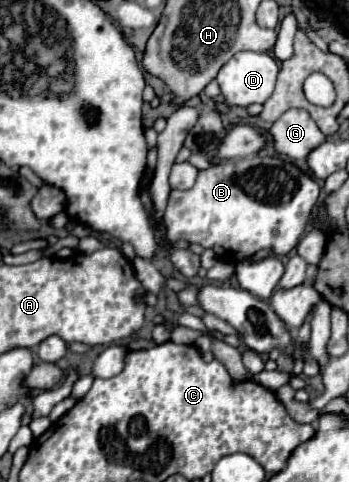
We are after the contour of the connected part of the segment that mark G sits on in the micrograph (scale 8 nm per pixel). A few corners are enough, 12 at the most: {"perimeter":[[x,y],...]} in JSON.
{"perimeter":[[286,110],[268,130],[296,160],[328,140],[306,110]]}

